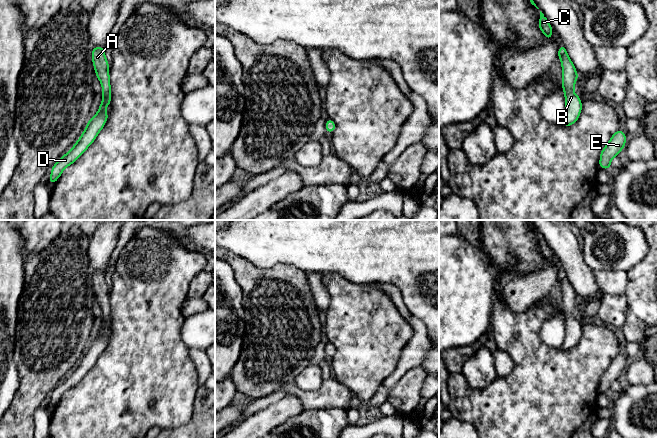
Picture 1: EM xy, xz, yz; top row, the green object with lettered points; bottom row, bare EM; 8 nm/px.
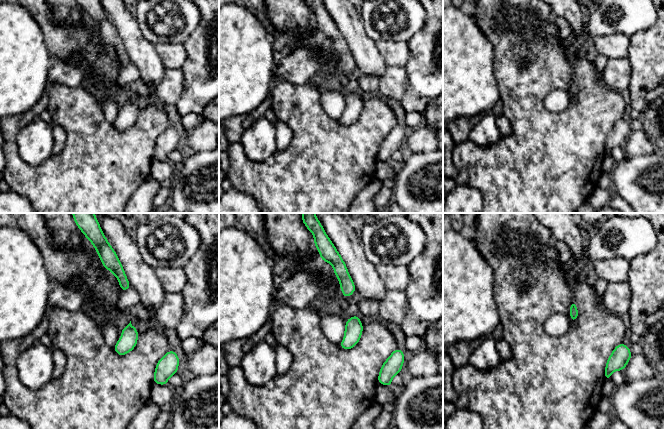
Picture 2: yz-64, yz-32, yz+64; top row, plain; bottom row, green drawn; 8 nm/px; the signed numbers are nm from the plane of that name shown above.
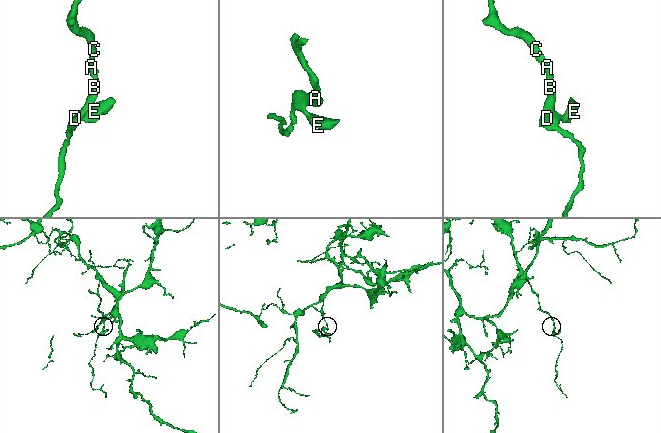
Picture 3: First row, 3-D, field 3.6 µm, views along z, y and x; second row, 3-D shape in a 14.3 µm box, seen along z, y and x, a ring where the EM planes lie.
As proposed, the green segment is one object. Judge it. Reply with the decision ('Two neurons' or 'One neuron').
One neuron

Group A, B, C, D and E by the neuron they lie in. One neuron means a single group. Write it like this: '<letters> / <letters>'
A B C D E

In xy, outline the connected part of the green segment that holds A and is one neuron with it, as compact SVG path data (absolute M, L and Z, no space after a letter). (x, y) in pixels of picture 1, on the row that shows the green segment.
M92 48L92 63L95 68L95 75L102 85L102 101L94 117L91 117L74 146L63 155L51 168L49 183L55 184L63 171L73 164L95 141L97 135L103 129L108 120L106 107L111 104L111 85L109 69L110 65L105 56L105 48Z

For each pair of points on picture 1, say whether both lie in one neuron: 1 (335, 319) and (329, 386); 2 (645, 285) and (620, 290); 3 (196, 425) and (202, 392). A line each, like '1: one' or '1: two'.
1: two
2: two
3: one

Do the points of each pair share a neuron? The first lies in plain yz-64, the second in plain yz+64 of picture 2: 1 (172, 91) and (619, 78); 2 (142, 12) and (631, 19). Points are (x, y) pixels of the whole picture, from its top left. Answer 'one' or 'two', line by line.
1: one
2: one

